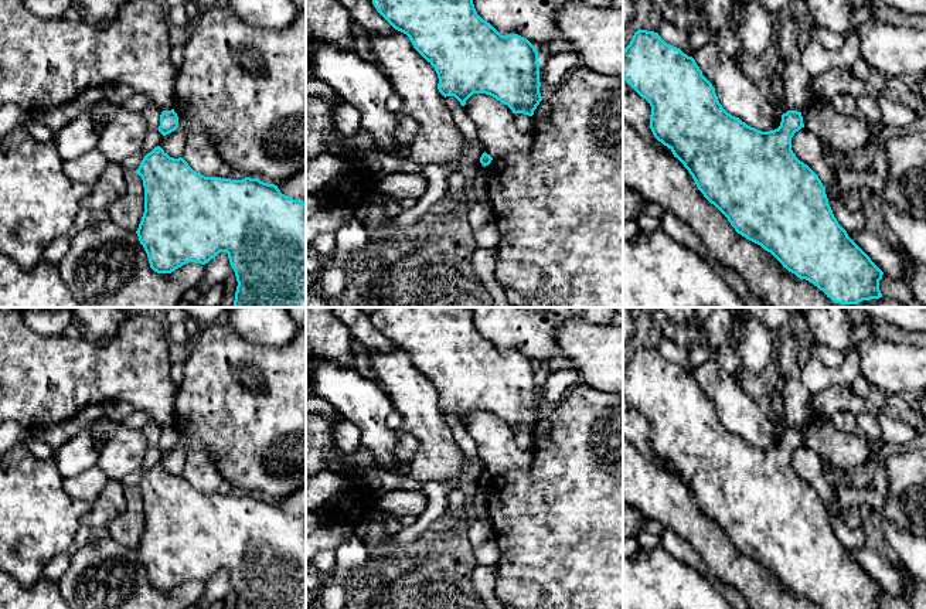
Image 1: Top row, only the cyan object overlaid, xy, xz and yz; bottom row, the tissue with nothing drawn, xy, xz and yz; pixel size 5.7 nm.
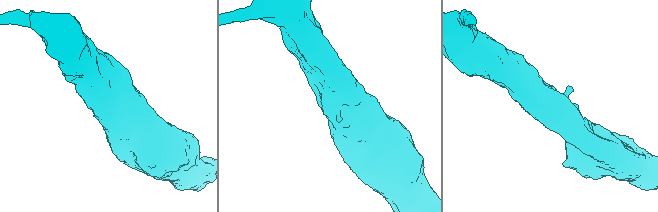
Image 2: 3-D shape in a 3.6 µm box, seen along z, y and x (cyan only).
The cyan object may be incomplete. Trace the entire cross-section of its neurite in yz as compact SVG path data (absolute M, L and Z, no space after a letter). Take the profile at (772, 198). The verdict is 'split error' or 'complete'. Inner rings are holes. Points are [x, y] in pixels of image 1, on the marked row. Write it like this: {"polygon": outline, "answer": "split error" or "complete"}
{"polygon": "M637 30L623 50L623 79L650 103L650 129L654 137L684 164L698 190L728 218L738 234L760 245L783 268L817 286L835 303L858 304L882 297L879 280L884 272L838 224L821 180L791 150L791 137L804 127L801 112L787 110L782 115L780 126L770 132L748 126L722 108L715 88L692 57L667 44L658 33L647 30Z", "answer": "complete"}

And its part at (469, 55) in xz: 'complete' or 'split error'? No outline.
complete

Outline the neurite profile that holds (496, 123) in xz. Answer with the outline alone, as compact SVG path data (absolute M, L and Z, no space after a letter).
M473 93L466 101L464 110L477 126L484 152L493 159L510 153L527 153L532 149L532 132L520 132L513 110L496 98Z

